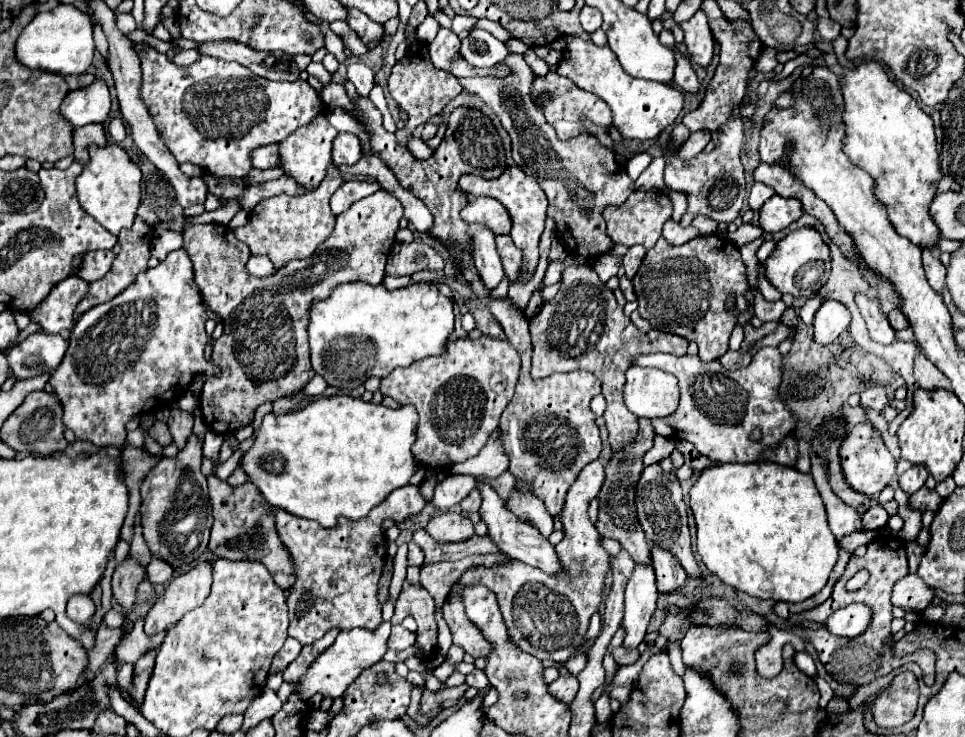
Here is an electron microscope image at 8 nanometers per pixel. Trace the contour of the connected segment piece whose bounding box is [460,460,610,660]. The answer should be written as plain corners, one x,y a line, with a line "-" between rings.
594,460
584,468
568,490
566,506
560,514
564,524
564,540
556,544
556,552
560,554
560,564
564,570
556,576
548,576
538,568
512,560
492,570
466,570
460,576
460,584
484,584
492,588
498,598
500,612
504,616
504,624
512,642
524,652
534,654
540,660
568,660
574,654
582,652
584,636
588,630
590,616
598,612
604,600
604,584
608,578
608,552
602,548
602,536
596,532
596,526
588,518
588,504
598,496
600,484
604,482
604,464

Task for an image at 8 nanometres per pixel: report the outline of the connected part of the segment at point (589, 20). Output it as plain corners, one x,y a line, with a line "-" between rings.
584,6
582,12
580,12
580,24
582,24
582,28
584,28
588,34
592,34
592,32
596,32
596,30
600,28
602,16
600,16
600,12
598,12
596,8

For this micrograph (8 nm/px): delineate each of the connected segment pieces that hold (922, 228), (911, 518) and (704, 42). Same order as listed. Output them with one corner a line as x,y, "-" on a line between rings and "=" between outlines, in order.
860,62
856,70
844,70
840,80
844,92
844,152
848,158
876,180
876,196
888,206
888,218
896,232
910,238
920,248
934,250
940,228
928,214
936,196
942,170
936,152
932,118
918,102
894,86
878,62
=
899,487
895,489
894,499
898,503
898,514
904,520
903,528
898,532
897,538
903,542
915,541
922,529
922,511
914,510
908,506
909,495
=
698,10
690,20
682,22
680,28
684,30
684,44
688,46
692,60
702,66
708,66
714,52
714,36
710,32
706,14

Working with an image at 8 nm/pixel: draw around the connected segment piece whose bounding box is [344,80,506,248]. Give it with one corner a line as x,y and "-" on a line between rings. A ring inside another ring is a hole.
350,80
344,82
344,88
348,92
348,98
354,102
356,116
370,130
372,152
376,152
376,156
380,156
380,160
384,160
384,164
388,164
388,168
392,168
392,174
400,180
402,188
406,188
414,196
418,196
428,206
428,210
432,212
434,224
436,224
432,230
434,236
442,242
444,240
456,240
456,242
462,242
466,248
470,248
470,236
466,234
464,222
460,220
460,210
466,206
466,194
460,192
458,178
462,174
476,174
482,178
498,178
504,172
506,156
504,156
500,136
498,136
496,128
492,126
492,122
474,108
456,108
450,114
444,140
434,150
432,158
428,158
428,160
416,158
414,160
414,156
408,152
408,148
398,146
394,134
384,130
380,110
368,98
360,96
356,92
356,86

